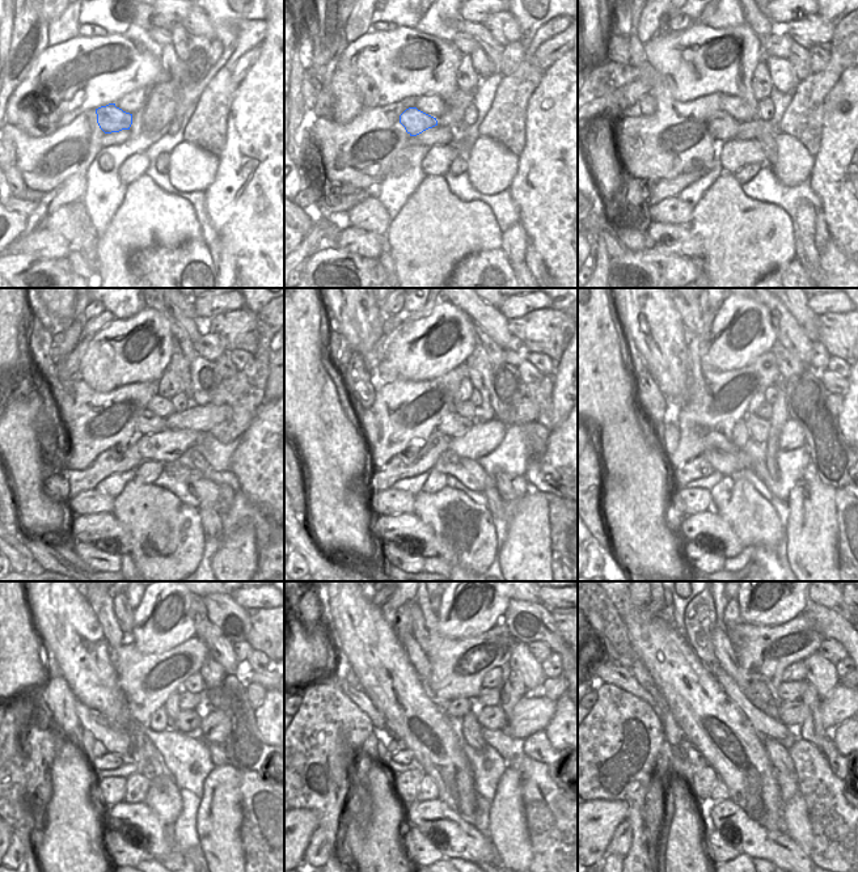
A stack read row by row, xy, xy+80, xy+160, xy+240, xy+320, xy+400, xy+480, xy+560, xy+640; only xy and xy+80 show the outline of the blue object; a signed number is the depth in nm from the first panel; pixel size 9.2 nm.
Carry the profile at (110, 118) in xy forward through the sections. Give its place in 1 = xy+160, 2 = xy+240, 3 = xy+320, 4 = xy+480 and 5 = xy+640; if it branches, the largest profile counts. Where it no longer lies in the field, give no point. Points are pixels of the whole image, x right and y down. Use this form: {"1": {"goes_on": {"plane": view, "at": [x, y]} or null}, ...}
{"1": {"goes_on": {"plane": "xy+160", "at": [723, 127]}}, "2": {"goes_on": {"plane": "xy+240", "at": [147, 422]}}, "3": {"goes_on": {"plane": "xy+320", "at": [452, 424]}}, "4": {"goes_on": {"plane": "xy+480", "at": [187, 722]}}, "5": {"goes_on": {"plane": "xy+640", "at": [793, 712]}}}

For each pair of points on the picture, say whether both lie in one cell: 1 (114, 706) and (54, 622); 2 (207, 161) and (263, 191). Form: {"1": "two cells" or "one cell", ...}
{"1": "one cell", "2": "two cells"}

